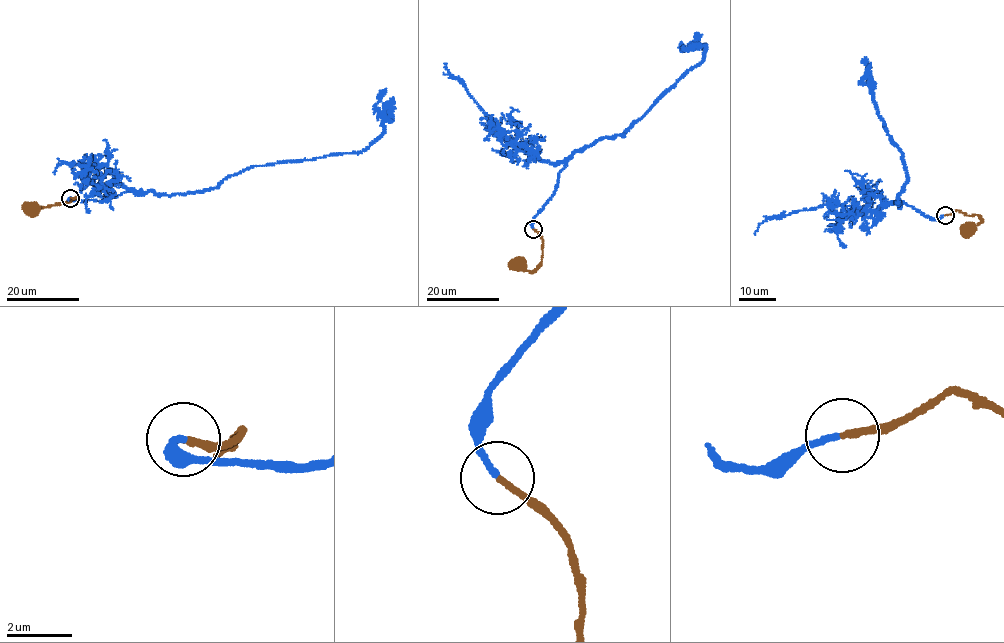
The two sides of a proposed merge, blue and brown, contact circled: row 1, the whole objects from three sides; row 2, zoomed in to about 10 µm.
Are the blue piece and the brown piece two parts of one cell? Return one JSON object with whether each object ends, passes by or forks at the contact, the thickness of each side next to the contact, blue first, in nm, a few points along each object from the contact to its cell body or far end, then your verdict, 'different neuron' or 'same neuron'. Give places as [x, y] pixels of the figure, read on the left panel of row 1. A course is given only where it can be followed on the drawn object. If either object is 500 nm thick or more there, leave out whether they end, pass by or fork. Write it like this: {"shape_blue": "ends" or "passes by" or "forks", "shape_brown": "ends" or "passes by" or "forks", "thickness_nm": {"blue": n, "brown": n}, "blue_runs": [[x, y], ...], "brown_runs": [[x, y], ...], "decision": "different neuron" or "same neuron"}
{"shape_blue": "ends", "shape_brown": "ends", "thickness_nm": {"blue": 190, "brown": 170}, "blue_runs": [[71, 198], [204, 191], [253, 166], [358, 153], [383, 131], [375, 103], [386, 89]], "brown_runs": [[71, 198], [45, 207], [24, 207]], "decision": "same neuron"}

